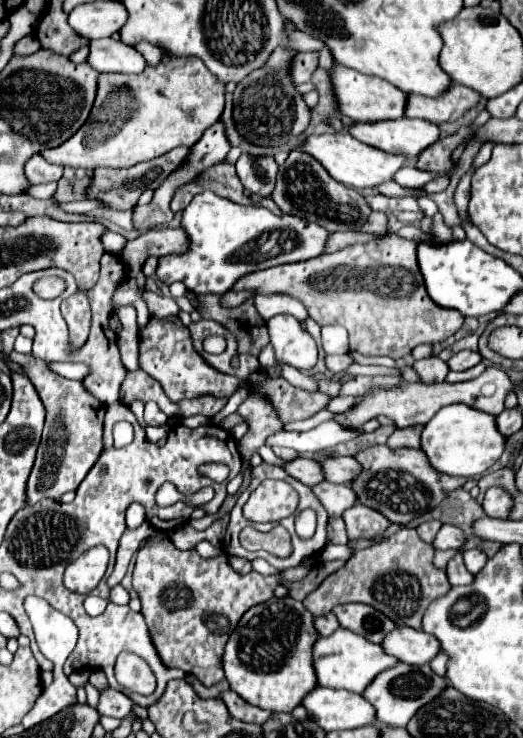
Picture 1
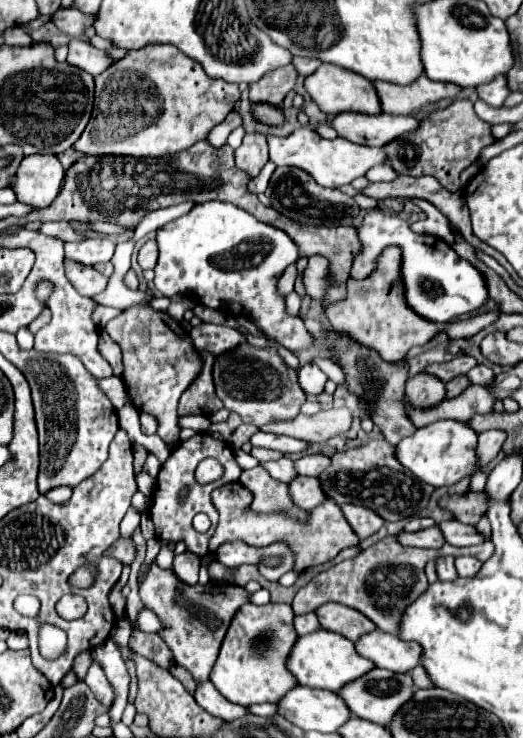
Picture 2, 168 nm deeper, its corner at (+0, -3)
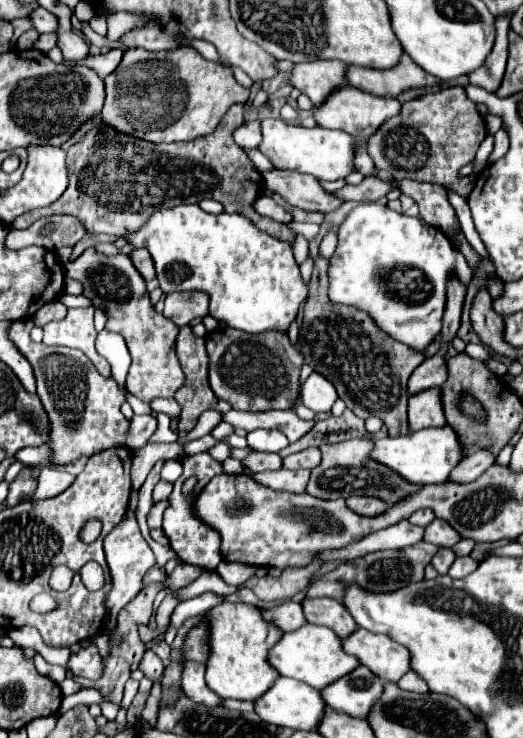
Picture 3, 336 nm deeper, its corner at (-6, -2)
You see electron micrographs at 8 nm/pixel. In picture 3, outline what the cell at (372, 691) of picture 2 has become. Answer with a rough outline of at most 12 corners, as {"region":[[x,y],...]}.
{"region":[[367,667],[325,687],[331,709],[367,719],[385,679]]}

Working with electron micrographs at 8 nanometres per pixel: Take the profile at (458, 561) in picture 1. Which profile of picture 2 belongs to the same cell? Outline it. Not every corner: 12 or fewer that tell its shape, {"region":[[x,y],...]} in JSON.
{"region":[[453,556],[437,558],[437,576],[441,580],[455,580]]}

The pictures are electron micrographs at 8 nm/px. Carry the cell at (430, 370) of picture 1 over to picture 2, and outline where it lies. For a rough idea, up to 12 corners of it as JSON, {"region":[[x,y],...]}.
{"region":[[421,372],[407,380],[411,408],[425,410],[445,400],[445,384]]}

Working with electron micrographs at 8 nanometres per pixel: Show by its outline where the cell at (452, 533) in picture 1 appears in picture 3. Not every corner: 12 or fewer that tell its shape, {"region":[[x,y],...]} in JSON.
{"region":[[399,521],[349,547],[325,551],[323,561],[355,559],[371,551],[423,541],[423,527]]}

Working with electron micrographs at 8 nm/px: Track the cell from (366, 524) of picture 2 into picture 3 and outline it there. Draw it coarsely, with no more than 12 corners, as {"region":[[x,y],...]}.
{"region":[[349,497],[347,507],[363,517],[383,515],[387,503],[373,497]]}

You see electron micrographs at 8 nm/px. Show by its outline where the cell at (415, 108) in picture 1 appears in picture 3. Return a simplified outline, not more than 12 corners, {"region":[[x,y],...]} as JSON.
{"region":[[407,55],[393,69],[349,67],[347,81],[377,97],[441,81]]}

